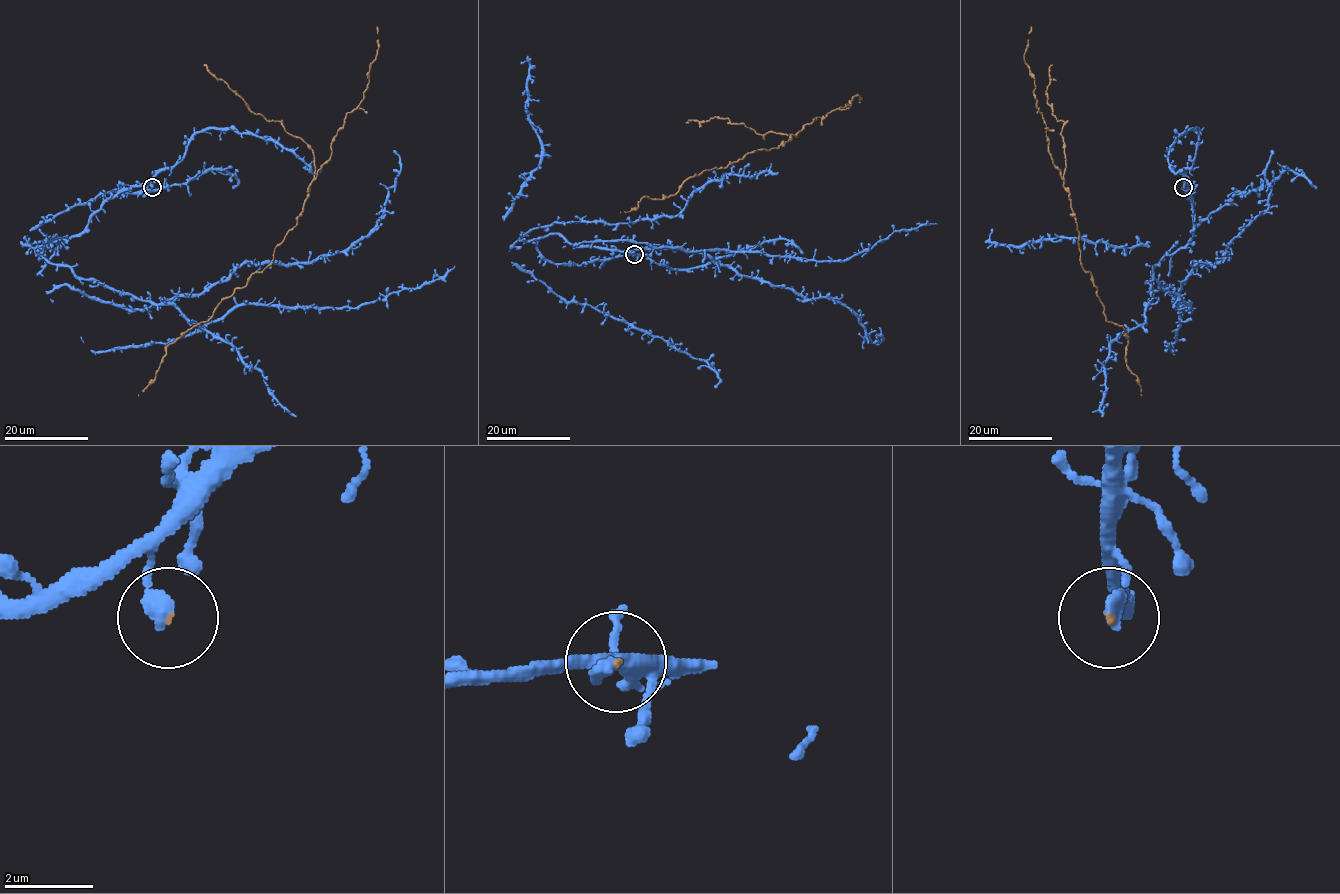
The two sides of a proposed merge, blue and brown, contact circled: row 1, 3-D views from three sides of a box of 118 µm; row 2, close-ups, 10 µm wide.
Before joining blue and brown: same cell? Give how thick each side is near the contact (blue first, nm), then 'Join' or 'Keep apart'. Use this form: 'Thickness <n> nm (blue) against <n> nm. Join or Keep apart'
Thickness 340 nm (blue) against 50 nm. Join

